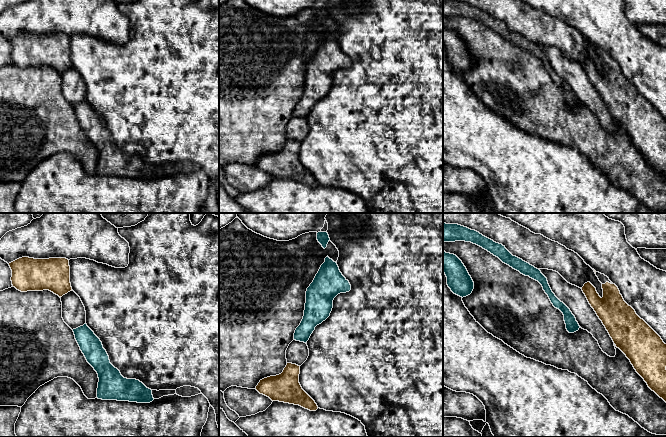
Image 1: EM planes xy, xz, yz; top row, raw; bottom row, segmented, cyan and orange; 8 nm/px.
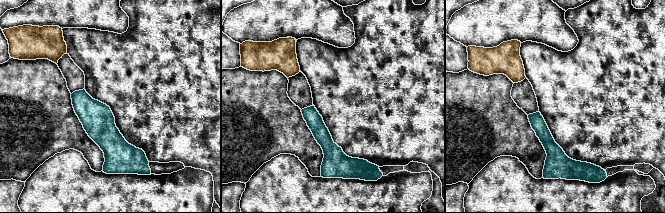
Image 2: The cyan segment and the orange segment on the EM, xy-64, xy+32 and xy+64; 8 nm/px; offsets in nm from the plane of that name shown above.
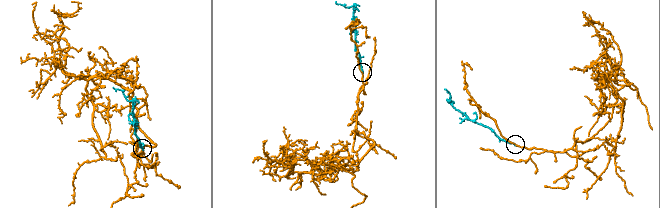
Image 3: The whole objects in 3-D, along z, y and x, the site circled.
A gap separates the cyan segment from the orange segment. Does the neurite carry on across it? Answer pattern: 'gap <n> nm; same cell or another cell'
gap 160 nm; another cell

